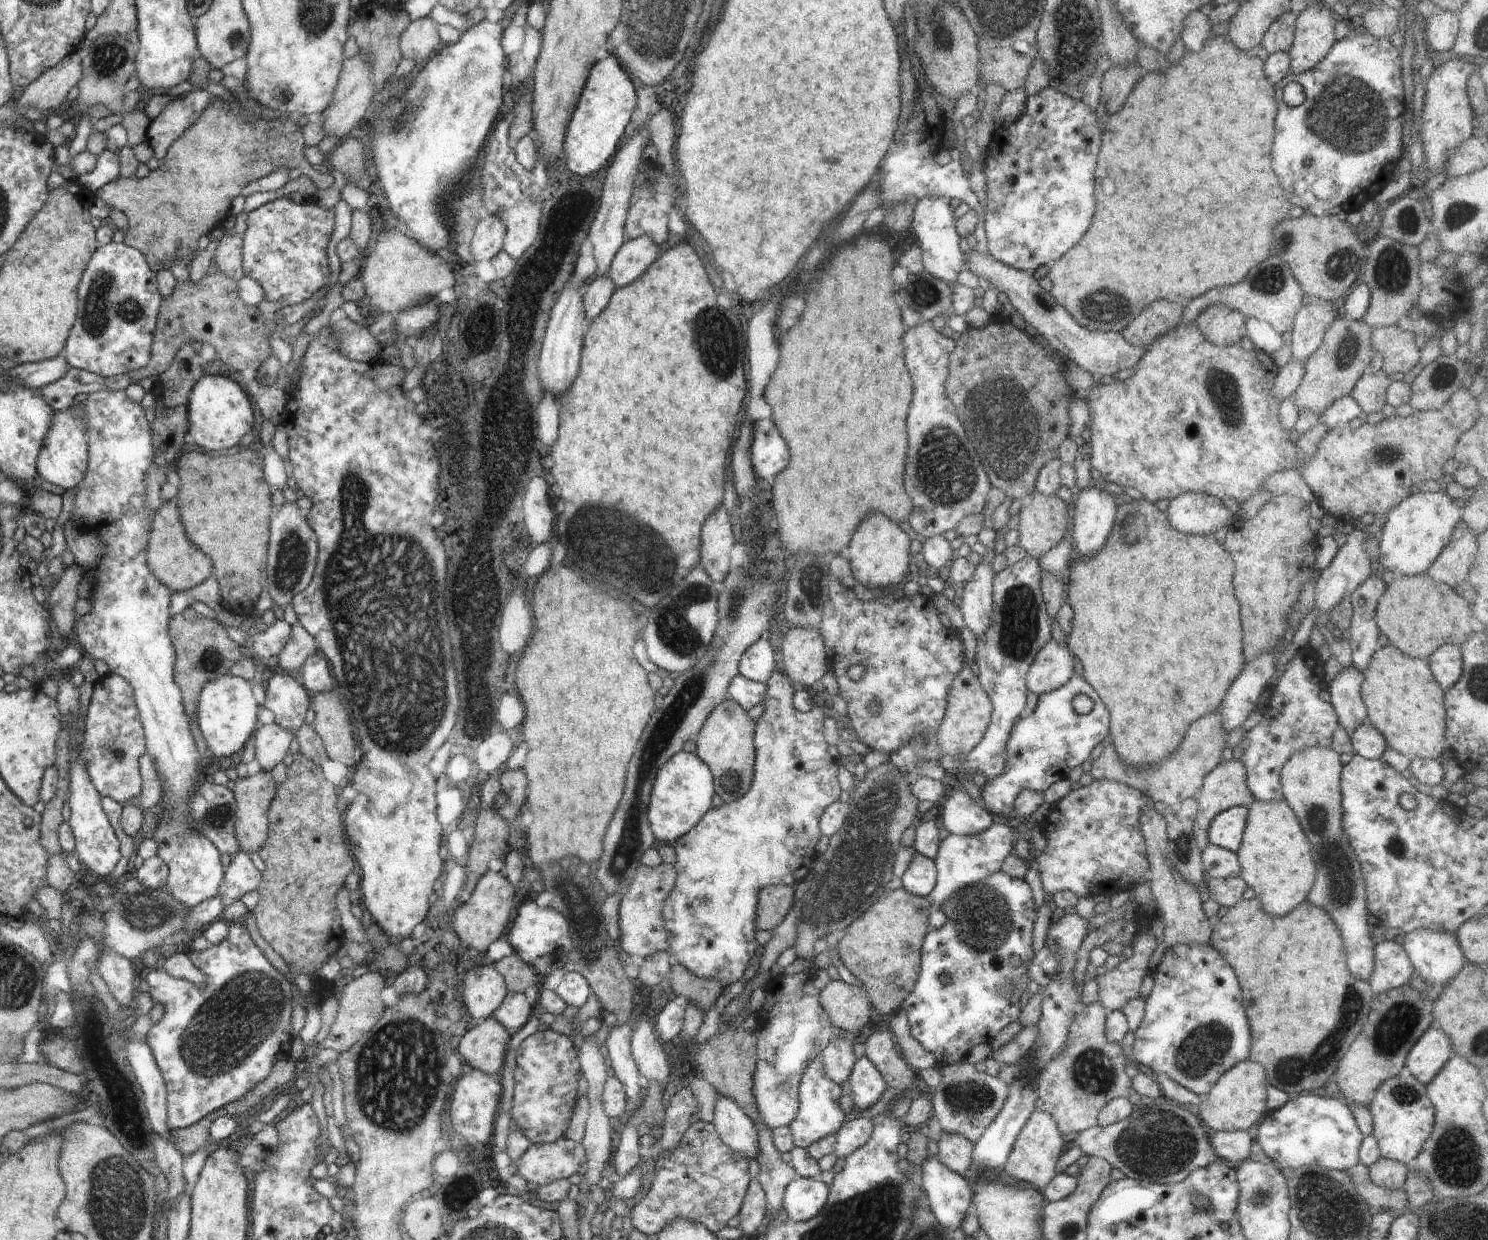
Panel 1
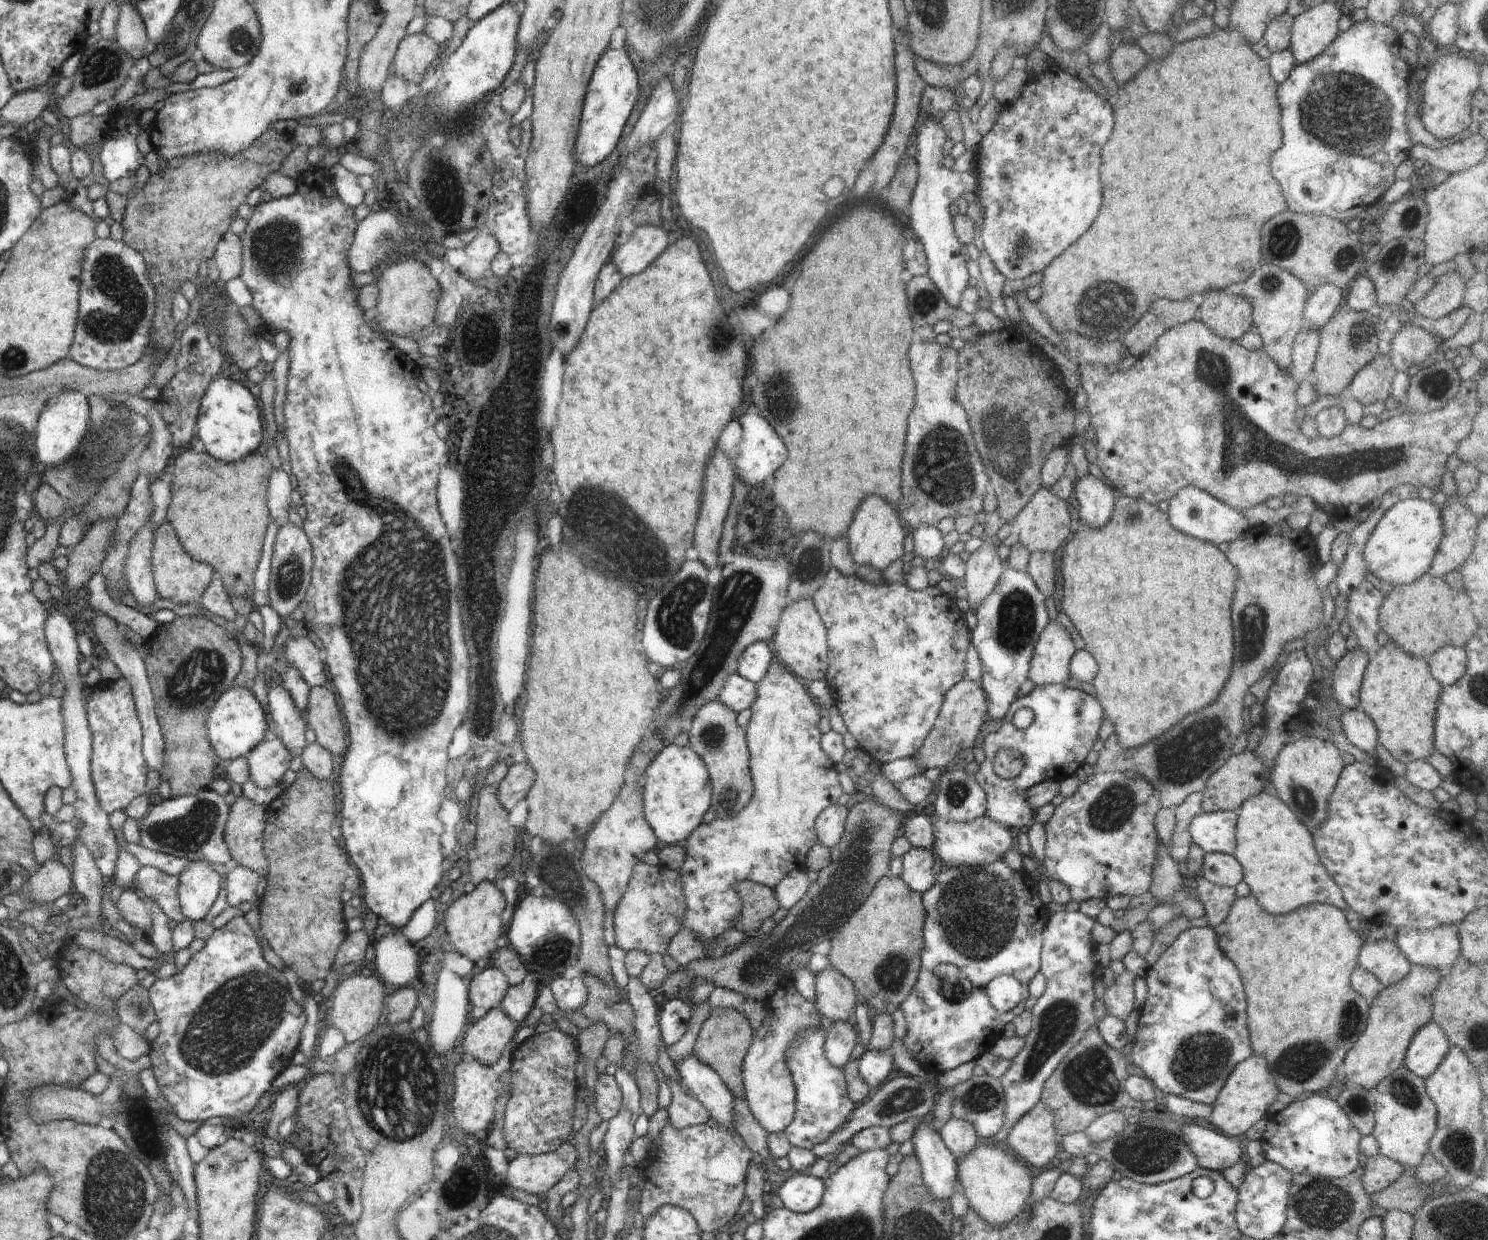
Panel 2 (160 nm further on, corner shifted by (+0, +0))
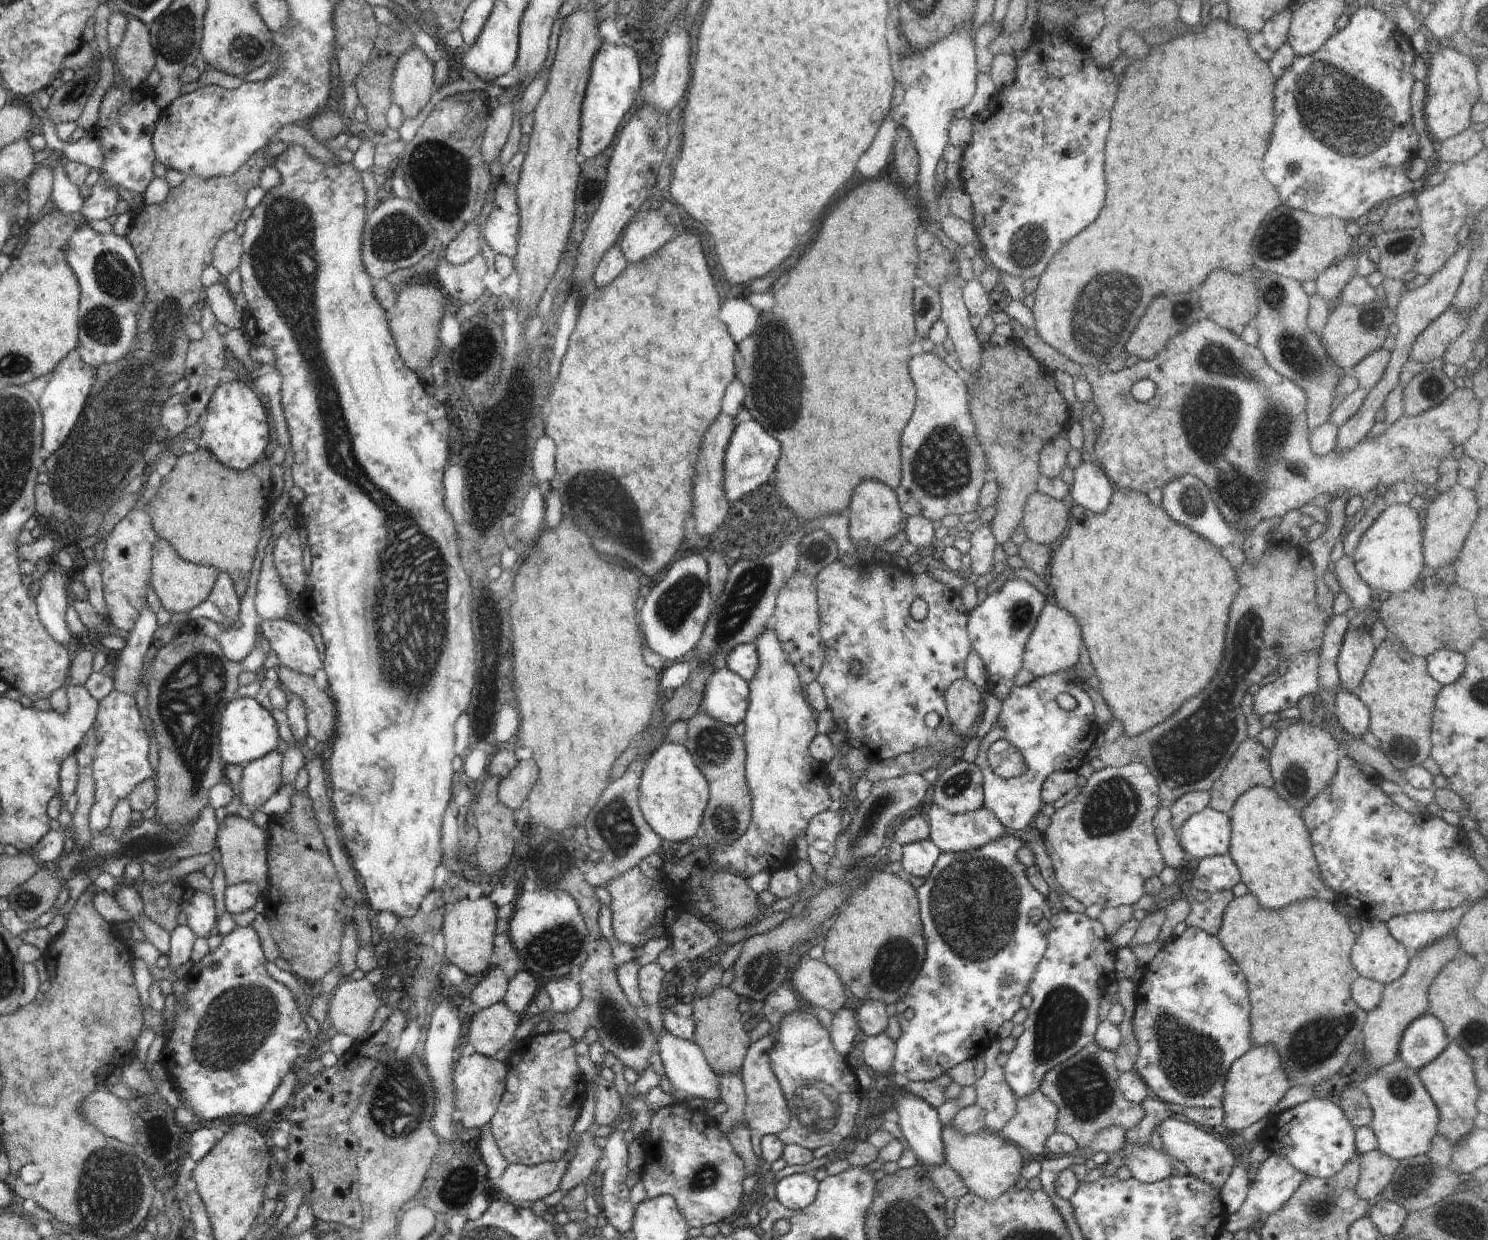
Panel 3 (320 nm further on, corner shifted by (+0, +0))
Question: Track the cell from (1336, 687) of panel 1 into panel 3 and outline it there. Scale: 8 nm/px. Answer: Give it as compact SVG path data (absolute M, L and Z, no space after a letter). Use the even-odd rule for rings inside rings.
M1368 626L1349 628L1342 638L1336 668L1340 675L1340 688L1351 693L1360 687L1375 652Z

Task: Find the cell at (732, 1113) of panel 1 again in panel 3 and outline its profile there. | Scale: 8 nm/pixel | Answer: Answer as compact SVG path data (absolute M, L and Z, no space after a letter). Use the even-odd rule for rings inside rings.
M664 1028L660 1038L657 1038L656 1052L660 1054L666 1077L675 1089L684 1092L689 1098L701 1098L718 1102L718 1098L721 1097L718 1076L708 1065L704 1052L693 1041L676 1038Z

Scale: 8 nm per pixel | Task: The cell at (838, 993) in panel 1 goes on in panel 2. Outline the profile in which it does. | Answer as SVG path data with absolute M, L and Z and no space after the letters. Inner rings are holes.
M835 969L816 974L815 1004L832 1022L853 1022L857 997L854 984Z

